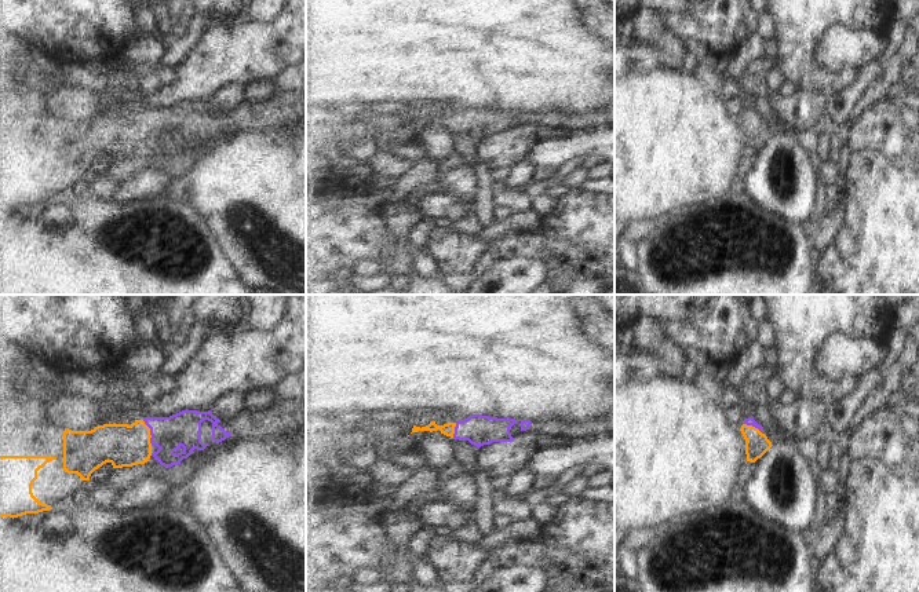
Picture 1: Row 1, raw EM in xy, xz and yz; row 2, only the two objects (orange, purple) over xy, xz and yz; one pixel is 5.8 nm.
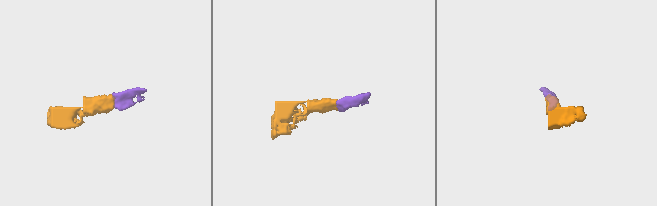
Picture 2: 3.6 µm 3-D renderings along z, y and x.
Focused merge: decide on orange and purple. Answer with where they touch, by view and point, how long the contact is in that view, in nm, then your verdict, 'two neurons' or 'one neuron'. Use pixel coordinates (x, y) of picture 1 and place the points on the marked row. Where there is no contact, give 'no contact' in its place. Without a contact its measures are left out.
meets orange in xy at (149, 432); contact 160 nm long; one neuron

